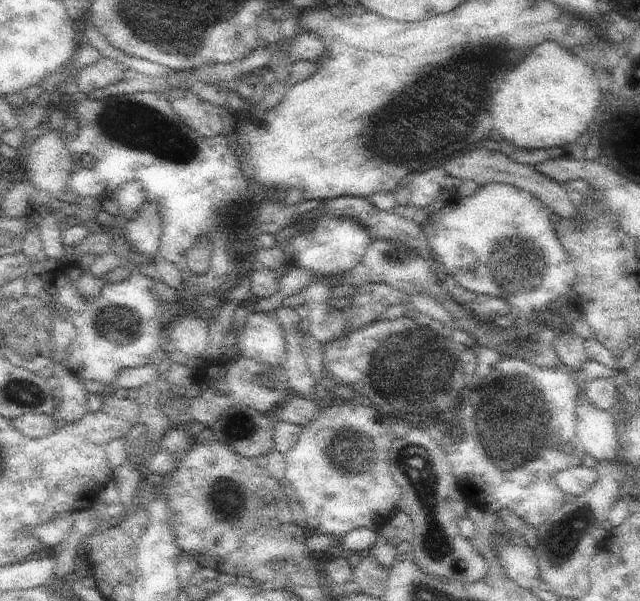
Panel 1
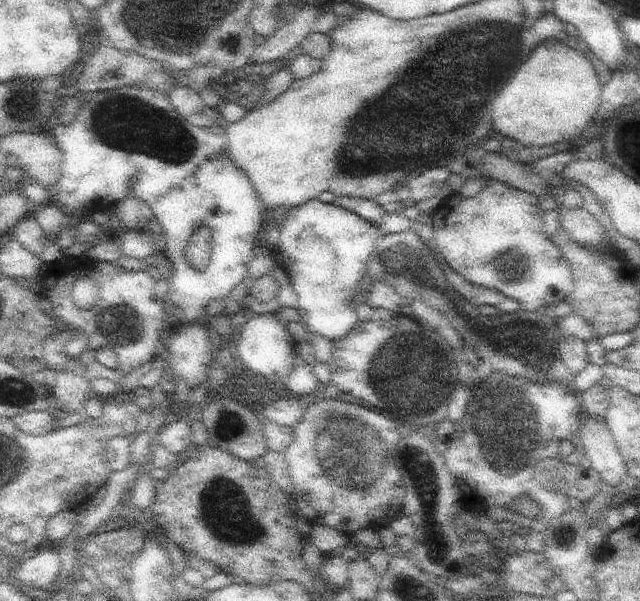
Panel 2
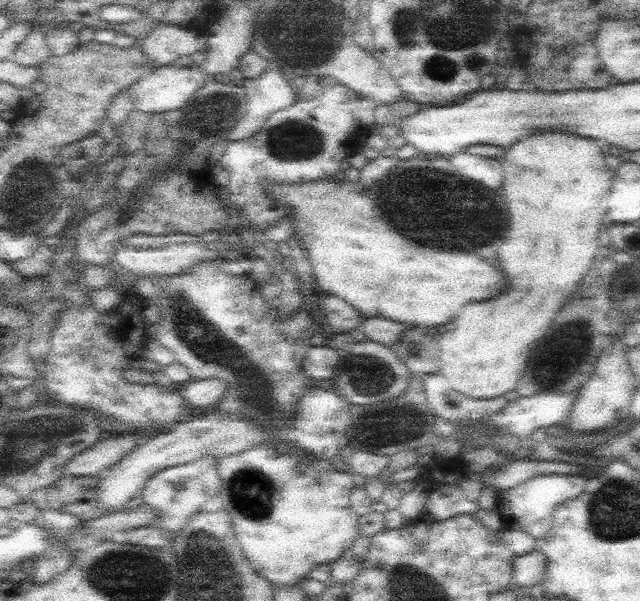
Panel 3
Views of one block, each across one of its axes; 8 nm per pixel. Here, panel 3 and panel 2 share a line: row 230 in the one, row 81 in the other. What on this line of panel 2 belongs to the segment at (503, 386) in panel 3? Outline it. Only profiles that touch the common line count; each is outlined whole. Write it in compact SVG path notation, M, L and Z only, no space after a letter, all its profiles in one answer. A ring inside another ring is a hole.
M547 38L495 96L491 118L493 132L521 146L551 146L575 140L595 118L603 98L591 60L585 52L575 52L559 40Z

